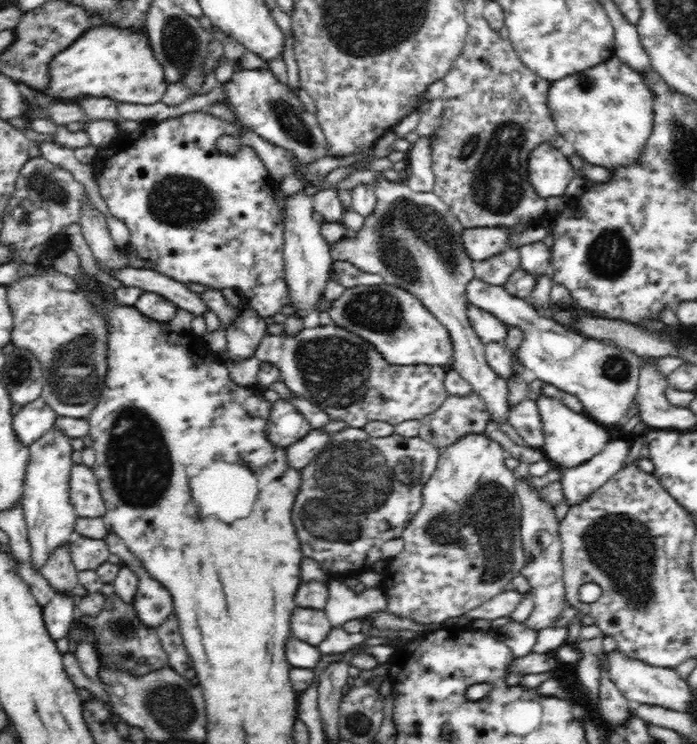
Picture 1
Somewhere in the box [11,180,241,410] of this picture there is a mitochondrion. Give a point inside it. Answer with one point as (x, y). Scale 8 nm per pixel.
(72, 375)

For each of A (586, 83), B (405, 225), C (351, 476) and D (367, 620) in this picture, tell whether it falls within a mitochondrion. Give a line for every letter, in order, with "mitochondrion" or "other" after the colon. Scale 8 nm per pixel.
A: mitochondrion
B: mitochondrion
C: mitochondrion
D: other

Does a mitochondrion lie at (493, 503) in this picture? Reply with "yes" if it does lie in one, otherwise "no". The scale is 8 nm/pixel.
yes

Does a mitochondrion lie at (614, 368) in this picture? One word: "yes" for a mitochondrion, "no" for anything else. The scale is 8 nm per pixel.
yes

